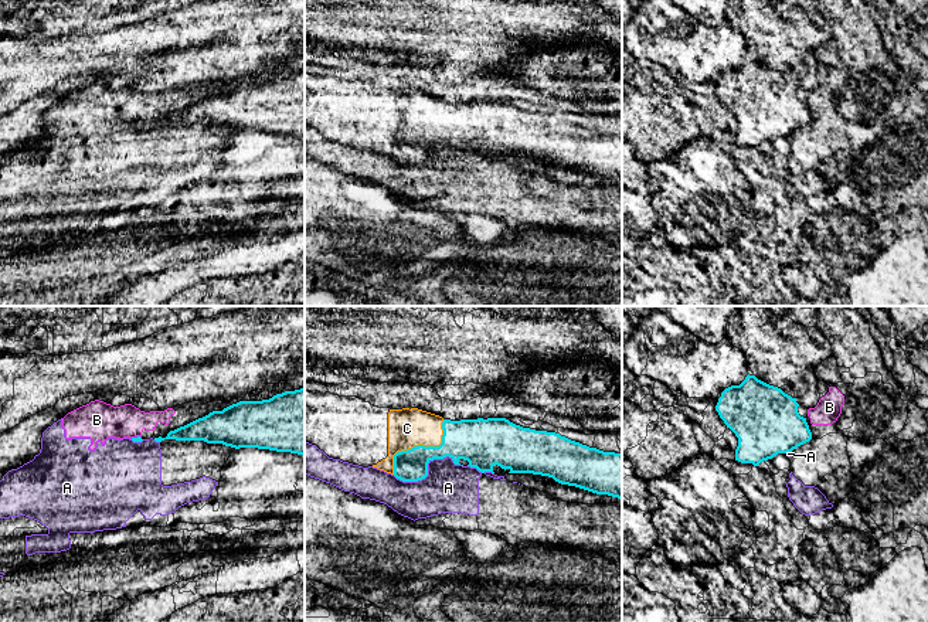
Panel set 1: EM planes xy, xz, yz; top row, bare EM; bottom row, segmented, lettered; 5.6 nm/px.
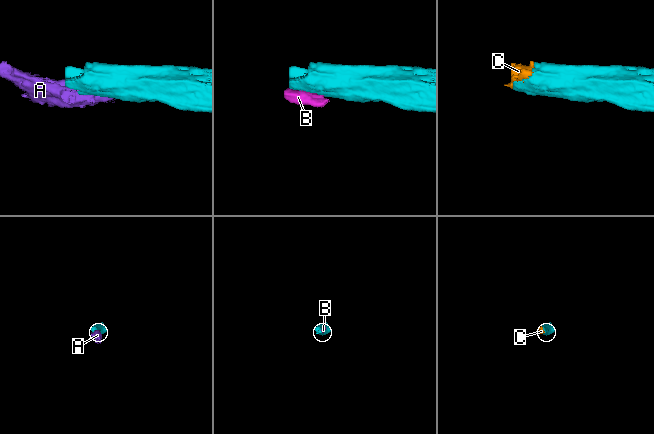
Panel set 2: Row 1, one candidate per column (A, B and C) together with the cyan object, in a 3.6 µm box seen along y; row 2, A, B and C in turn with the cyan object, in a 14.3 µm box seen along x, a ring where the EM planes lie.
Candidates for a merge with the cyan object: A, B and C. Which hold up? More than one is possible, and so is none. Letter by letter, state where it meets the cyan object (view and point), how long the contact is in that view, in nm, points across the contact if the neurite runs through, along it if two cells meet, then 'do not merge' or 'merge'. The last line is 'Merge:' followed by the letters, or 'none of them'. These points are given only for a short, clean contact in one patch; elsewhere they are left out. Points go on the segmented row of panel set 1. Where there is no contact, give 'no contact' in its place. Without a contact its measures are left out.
A: xz (427, 469) | 400 nm | do not merge
B: no contact | do not merge
C: xz (420, 445) | 420 nm | merge
Merge: C

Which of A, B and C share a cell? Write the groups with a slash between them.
A B / C

